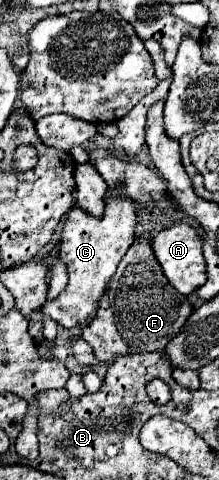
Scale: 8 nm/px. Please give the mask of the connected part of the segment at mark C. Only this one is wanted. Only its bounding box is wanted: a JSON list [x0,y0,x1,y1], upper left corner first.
[42,190,138,328]

